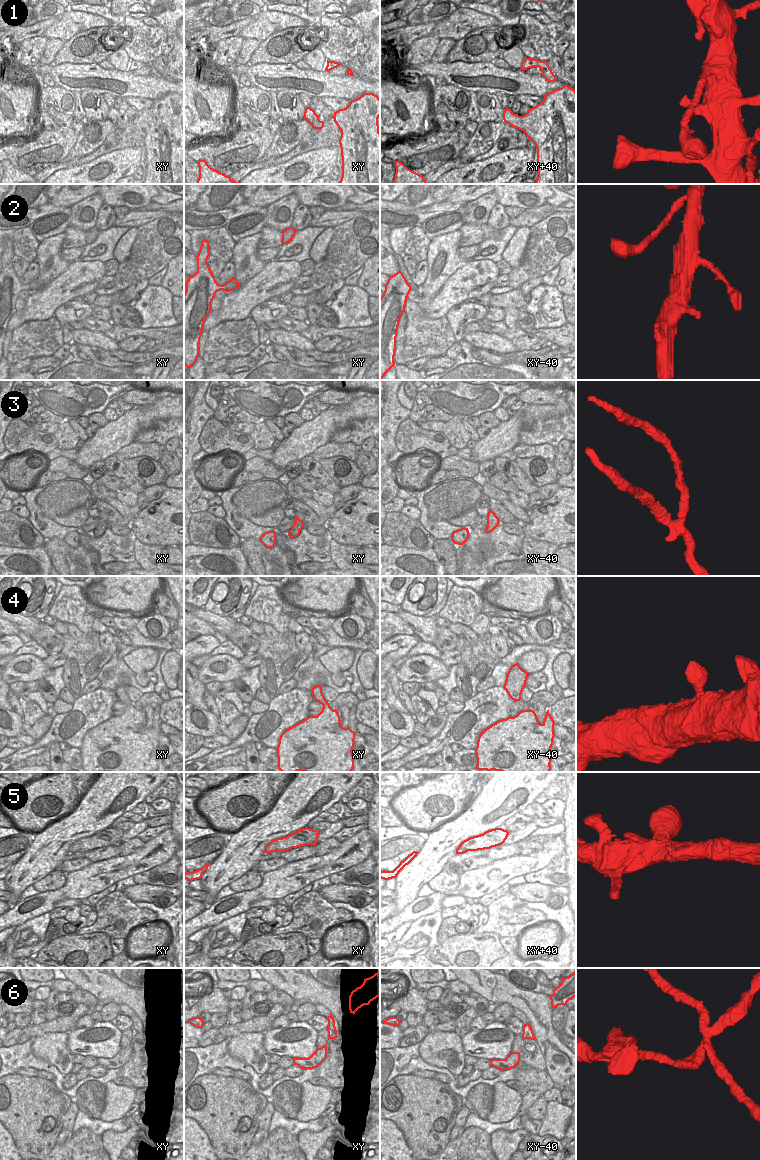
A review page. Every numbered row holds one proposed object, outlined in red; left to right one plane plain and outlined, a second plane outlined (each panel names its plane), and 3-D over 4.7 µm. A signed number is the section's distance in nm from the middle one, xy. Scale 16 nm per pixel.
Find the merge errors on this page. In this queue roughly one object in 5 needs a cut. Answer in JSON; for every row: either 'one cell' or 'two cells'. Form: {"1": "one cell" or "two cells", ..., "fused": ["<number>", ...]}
{"1": "one cell", "2": "one cell", "3": "two cells", "4": "one cell", "5": "one cell", "6": "two cells", "fused": ["3", "6"]}

